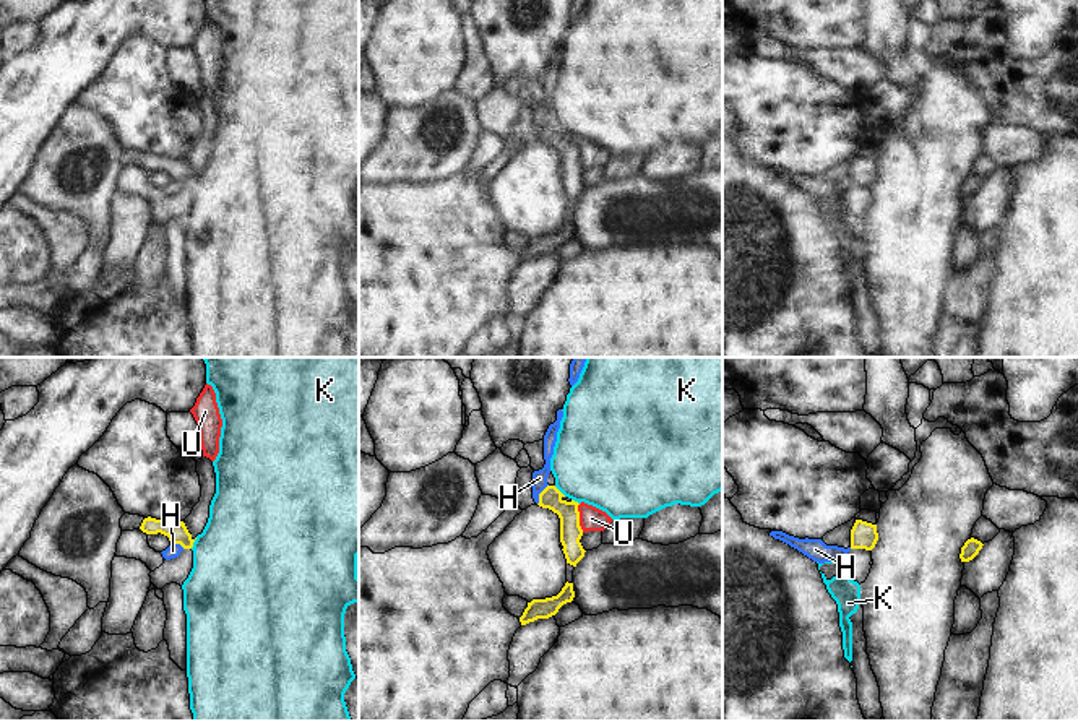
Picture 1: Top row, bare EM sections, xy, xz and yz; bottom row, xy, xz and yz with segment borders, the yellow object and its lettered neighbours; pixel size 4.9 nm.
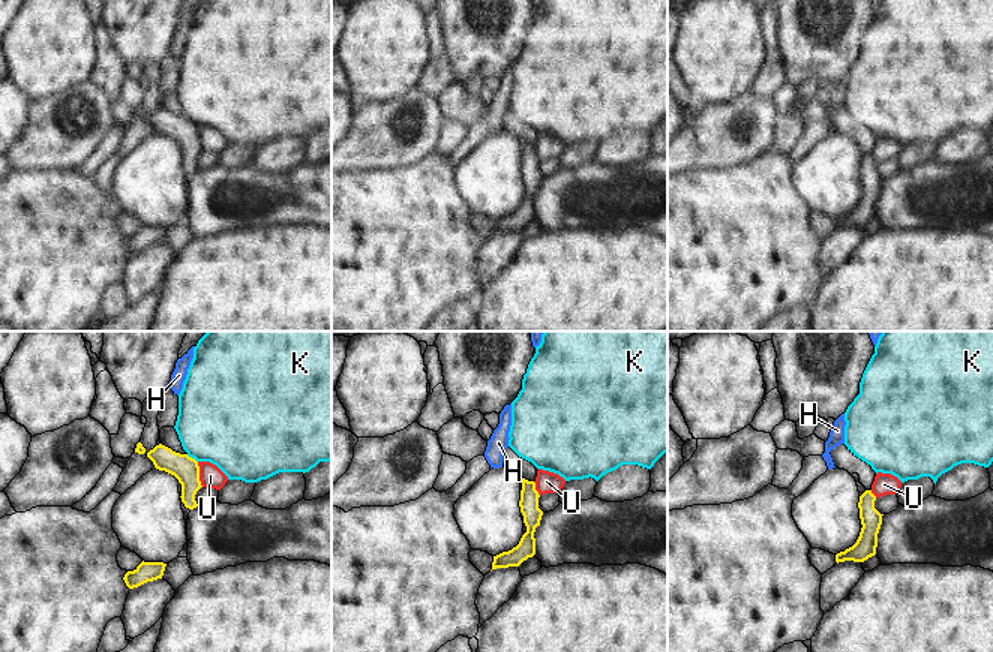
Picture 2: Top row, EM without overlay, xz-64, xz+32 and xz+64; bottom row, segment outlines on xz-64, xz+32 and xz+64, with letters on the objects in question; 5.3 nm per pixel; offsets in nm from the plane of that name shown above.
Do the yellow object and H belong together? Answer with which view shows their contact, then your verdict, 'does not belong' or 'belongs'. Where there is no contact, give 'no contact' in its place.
contact in xz; does not belong

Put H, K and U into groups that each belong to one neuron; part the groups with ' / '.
H / K / U

